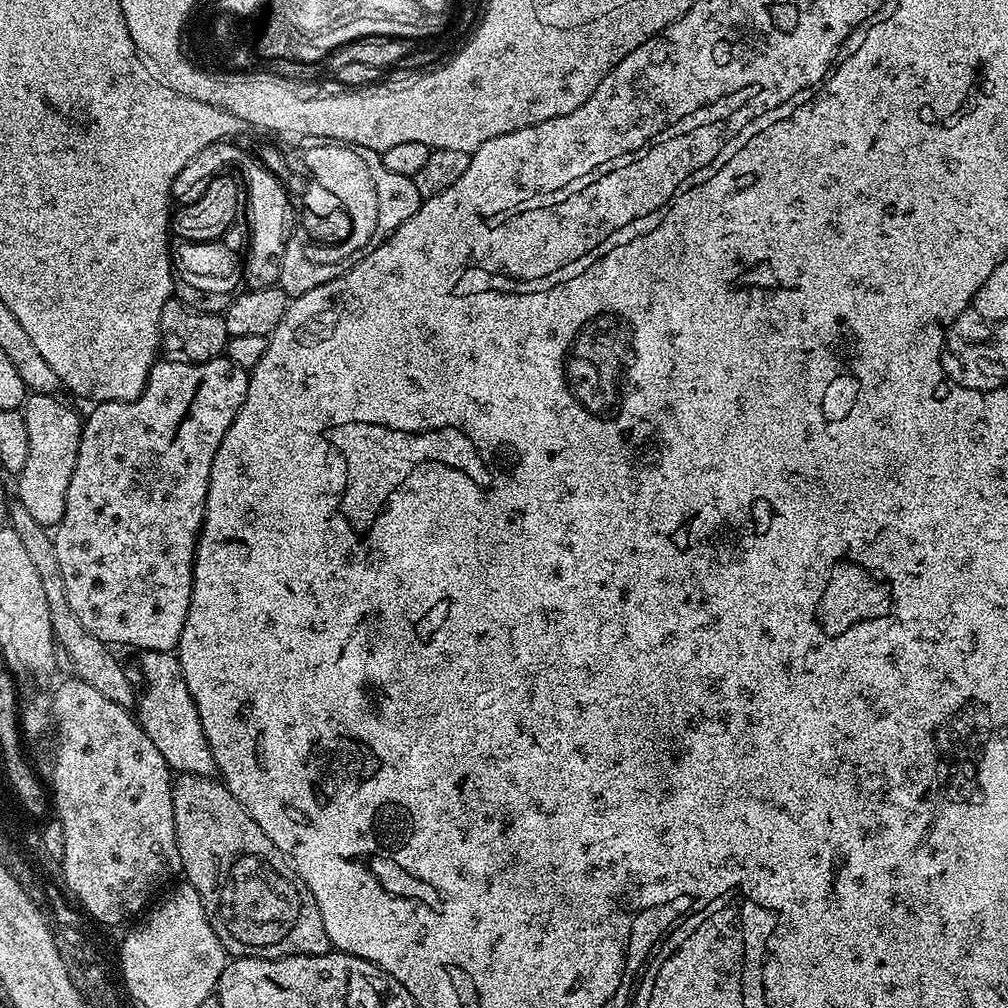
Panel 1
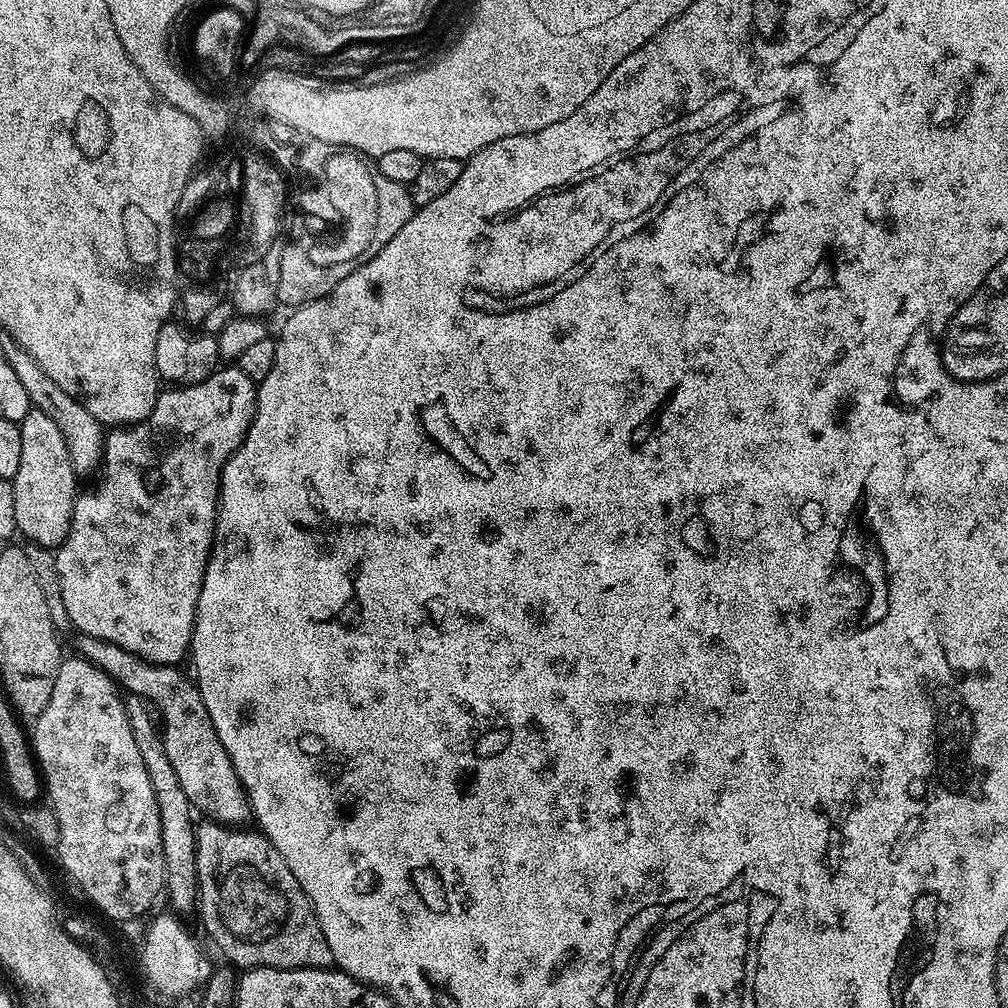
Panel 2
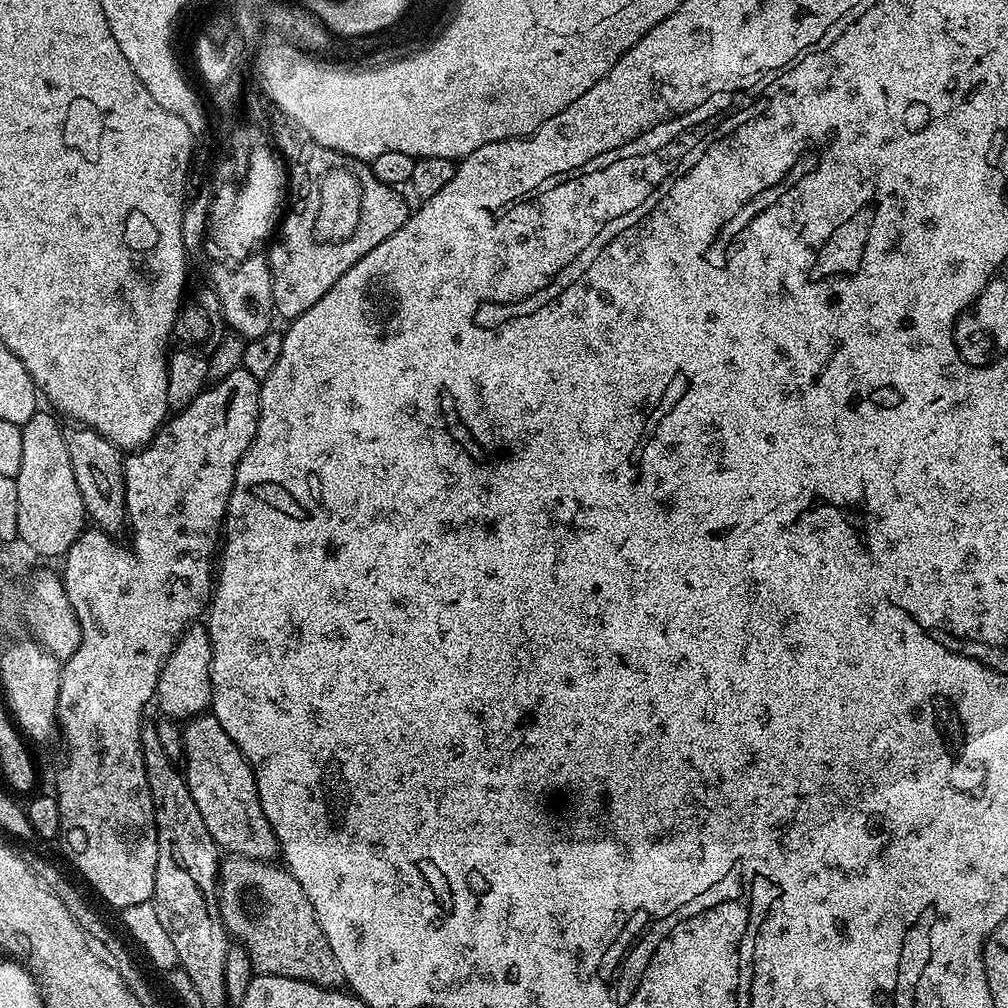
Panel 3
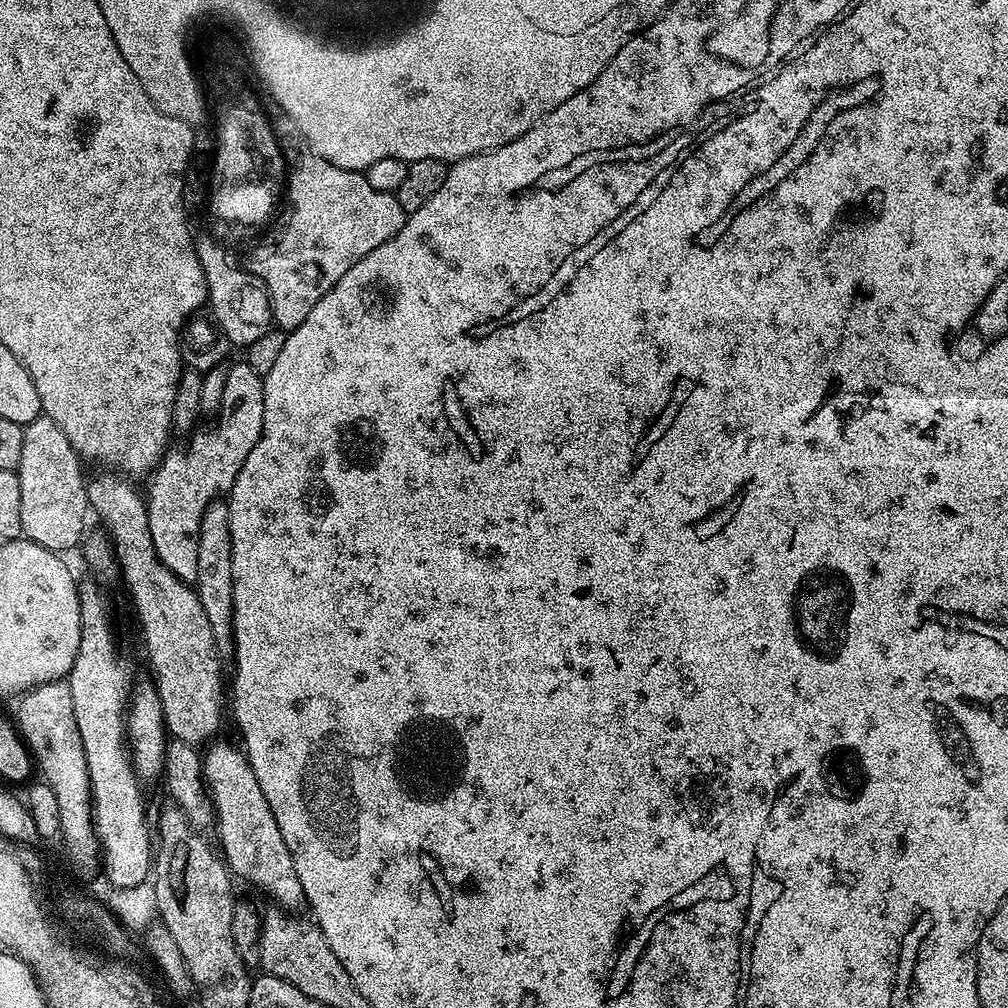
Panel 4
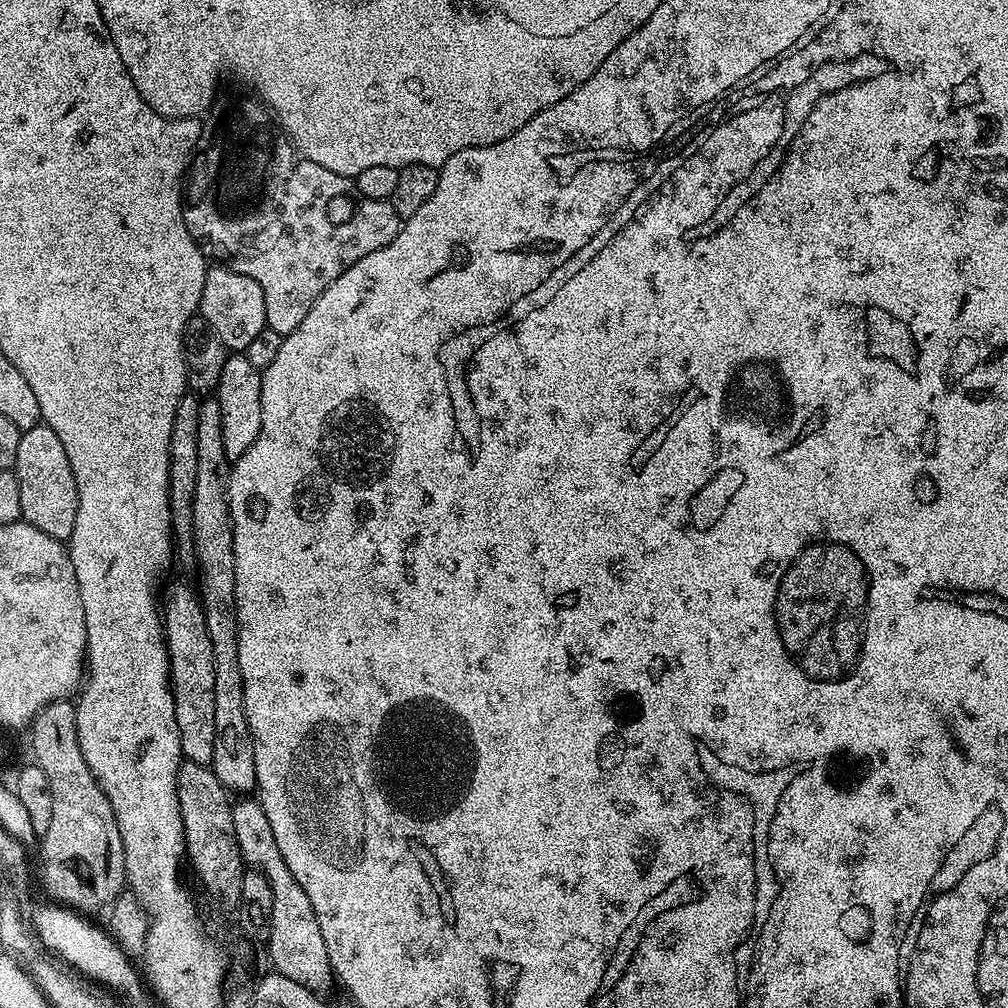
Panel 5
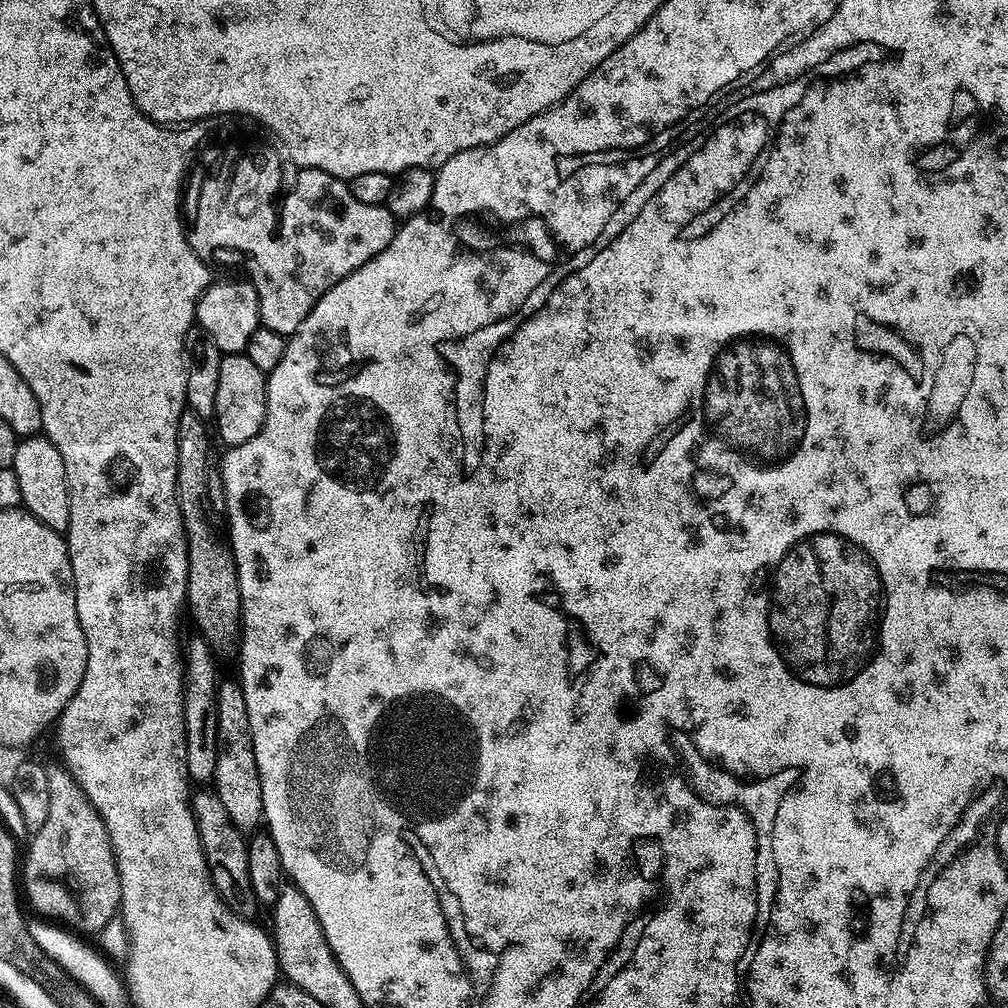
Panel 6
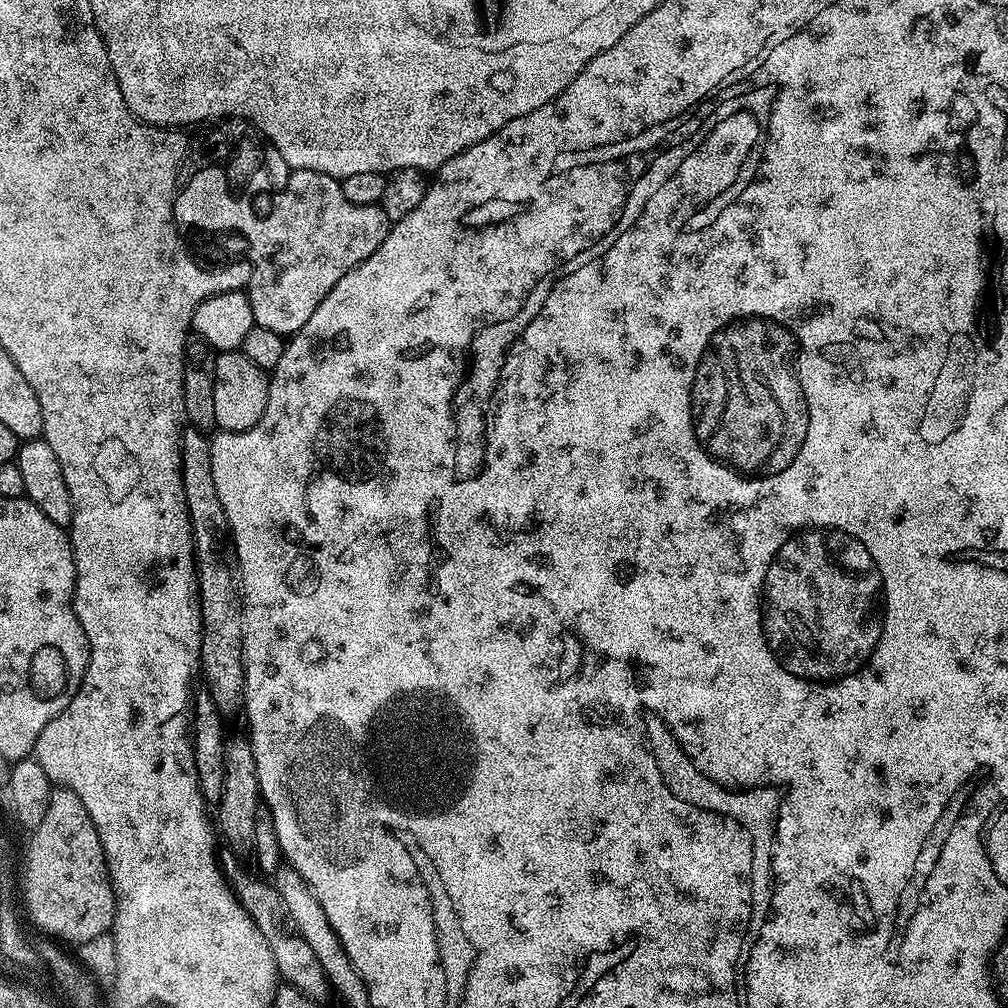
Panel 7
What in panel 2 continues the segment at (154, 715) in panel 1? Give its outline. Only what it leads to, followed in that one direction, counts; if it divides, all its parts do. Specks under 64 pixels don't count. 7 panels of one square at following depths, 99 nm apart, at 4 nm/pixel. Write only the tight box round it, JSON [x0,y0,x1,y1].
[75,634,252,826]

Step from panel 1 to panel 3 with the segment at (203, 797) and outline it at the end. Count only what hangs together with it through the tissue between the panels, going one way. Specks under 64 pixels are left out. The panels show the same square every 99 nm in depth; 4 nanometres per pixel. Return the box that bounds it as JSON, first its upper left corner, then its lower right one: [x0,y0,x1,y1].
[218,855,344,988]

